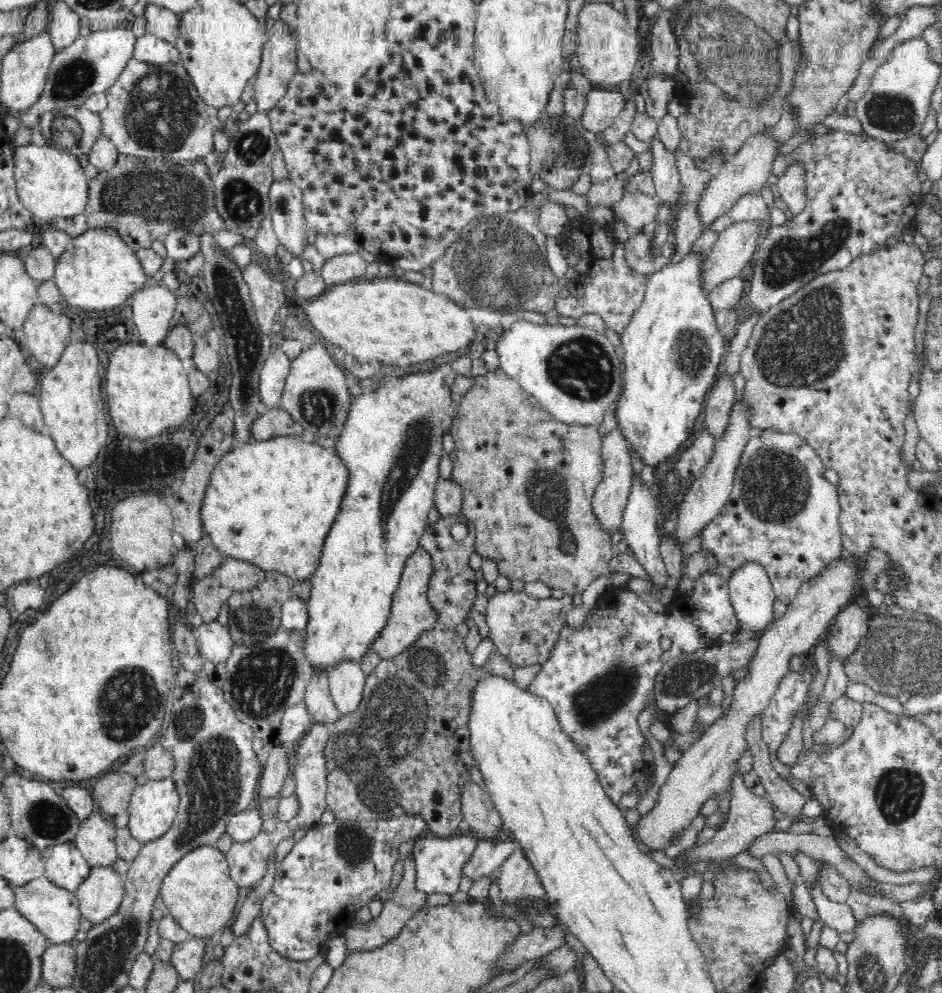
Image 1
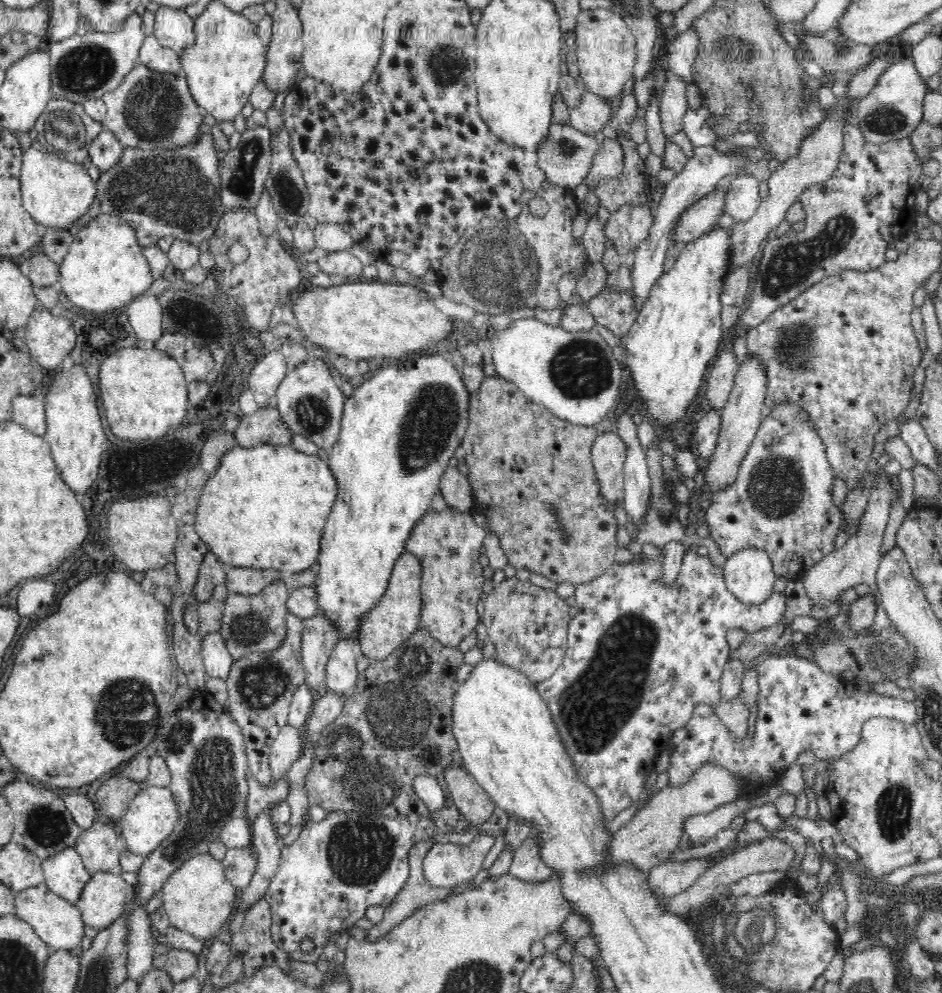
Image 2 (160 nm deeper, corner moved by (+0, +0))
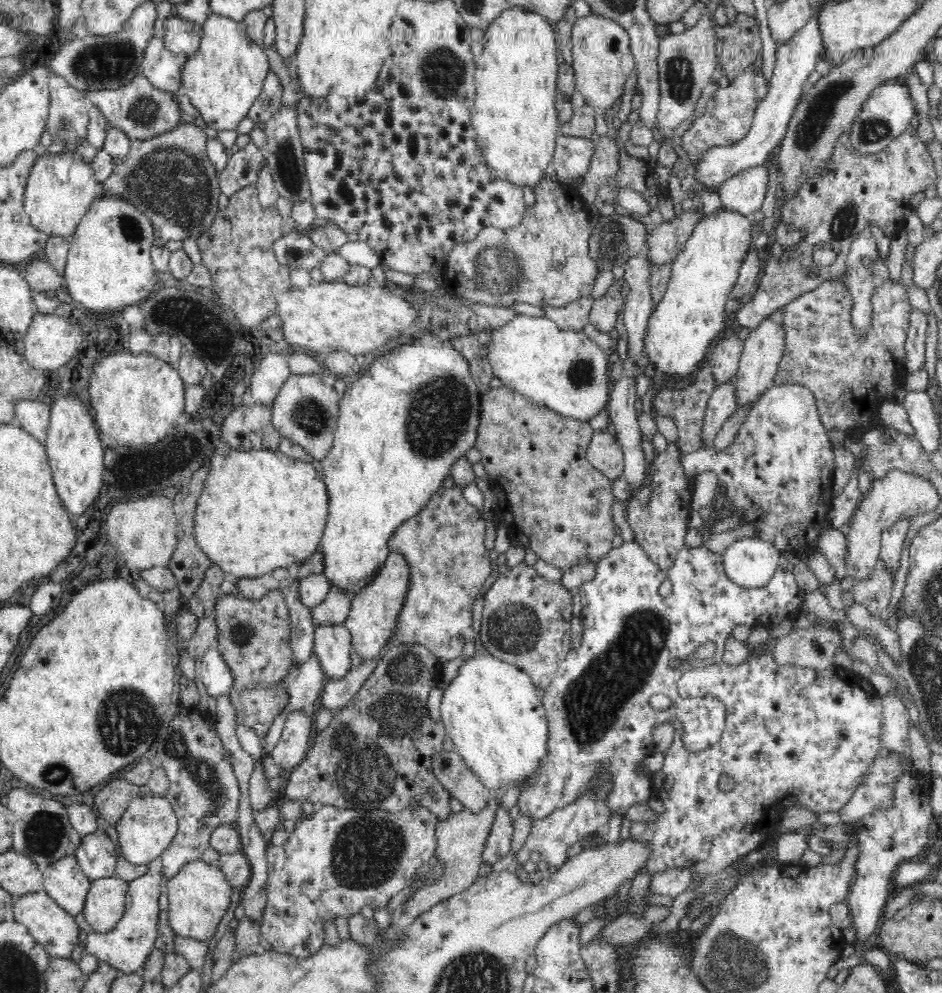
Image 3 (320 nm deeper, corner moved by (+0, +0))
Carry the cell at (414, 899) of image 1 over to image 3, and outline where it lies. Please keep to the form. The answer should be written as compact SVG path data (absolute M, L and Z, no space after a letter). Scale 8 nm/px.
M502 795L493 796L480 812L472 812L465 807L460 812L451 811L447 819L438 822L435 830L437 838L435 854L438 854L439 860L444 862L446 869L437 884L422 886L411 896L406 905L406 914L410 919L427 912L429 908L432 908L439 901L464 892L478 878L478 871L483 862L481 853L484 852L497 810L502 805L501 798Z

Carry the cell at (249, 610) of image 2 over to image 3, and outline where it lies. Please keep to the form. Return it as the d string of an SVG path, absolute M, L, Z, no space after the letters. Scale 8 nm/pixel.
M284 590L268 591L260 599L248 599L240 594L233 595L222 593L222 596L218 598L218 600L216 600L216 606L213 616L216 619L216 630L218 632L217 643L215 646L220 652L223 660L226 662L226 664L228 664L231 674L233 675L232 687L230 688L228 699L231 701L231 704L235 708L236 717L238 718L238 724L250 727L254 737L257 737L259 740L264 740L276 716L279 716L286 708L288 708L288 704L290 704L290 697L288 697L287 693L287 686L289 682L287 681L290 680L289 677L293 677L295 669L297 670L299 668L299 666L296 665L296 661L293 661L291 659L294 656L294 651L292 651L291 644L291 618L289 615L289 608L287 607L287 602L285 601Z

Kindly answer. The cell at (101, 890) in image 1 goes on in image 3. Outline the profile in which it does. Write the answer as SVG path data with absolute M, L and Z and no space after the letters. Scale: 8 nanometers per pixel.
M118 876L91 881L83 914L94 933L110 932L125 911L128 882Z

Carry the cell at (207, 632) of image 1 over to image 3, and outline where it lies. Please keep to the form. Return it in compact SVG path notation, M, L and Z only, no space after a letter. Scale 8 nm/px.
M216 646L211 647L198 662L197 676L204 683L207 694L216 701L220 695L228 695L233 675Z

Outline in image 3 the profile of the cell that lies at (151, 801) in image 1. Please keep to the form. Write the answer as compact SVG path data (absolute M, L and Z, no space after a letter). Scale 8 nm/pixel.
M152 794L147 795L145 798L135 797L129 802L129 805L121 816L119 824L116 825L121 855L126 862L132 865L144 865L146 867L154 865L159 856L163 854L163 851L170 846L172 839L177 833L177 826L177 816L175 815L170 801L168 801L165 797L159 797Z

